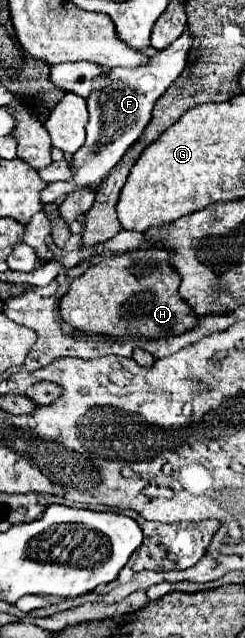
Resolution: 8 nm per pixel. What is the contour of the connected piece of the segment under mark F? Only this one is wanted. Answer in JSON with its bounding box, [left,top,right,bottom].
[42,25,192,203]

